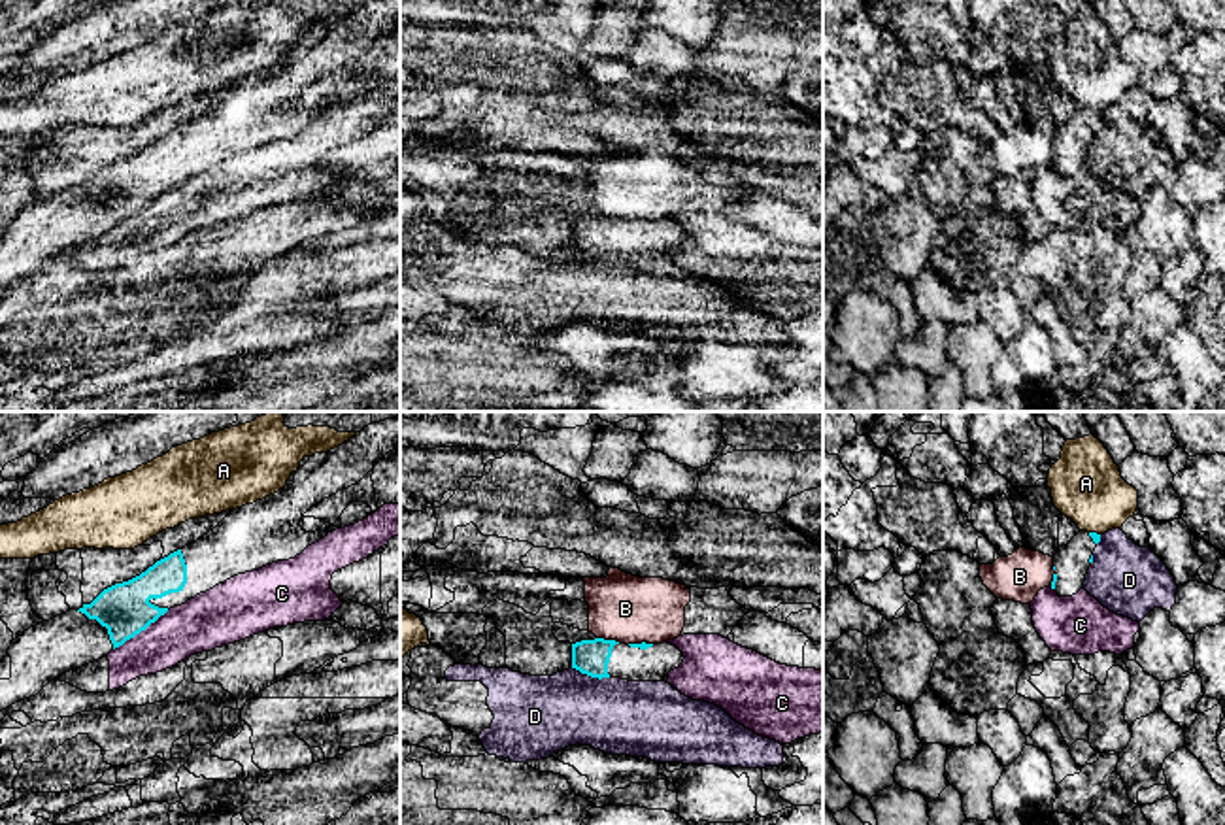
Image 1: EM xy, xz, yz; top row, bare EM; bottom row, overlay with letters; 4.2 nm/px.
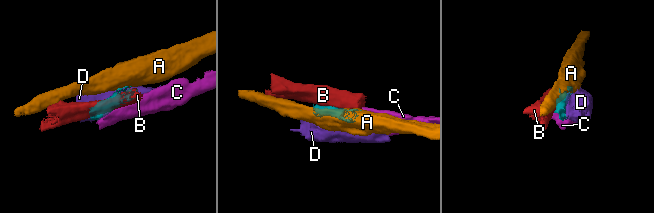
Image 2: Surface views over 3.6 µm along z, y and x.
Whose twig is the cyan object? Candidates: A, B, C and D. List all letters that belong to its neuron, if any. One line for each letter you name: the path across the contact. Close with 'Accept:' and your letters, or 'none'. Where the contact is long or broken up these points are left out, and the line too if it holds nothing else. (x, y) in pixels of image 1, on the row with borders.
Accept: none

